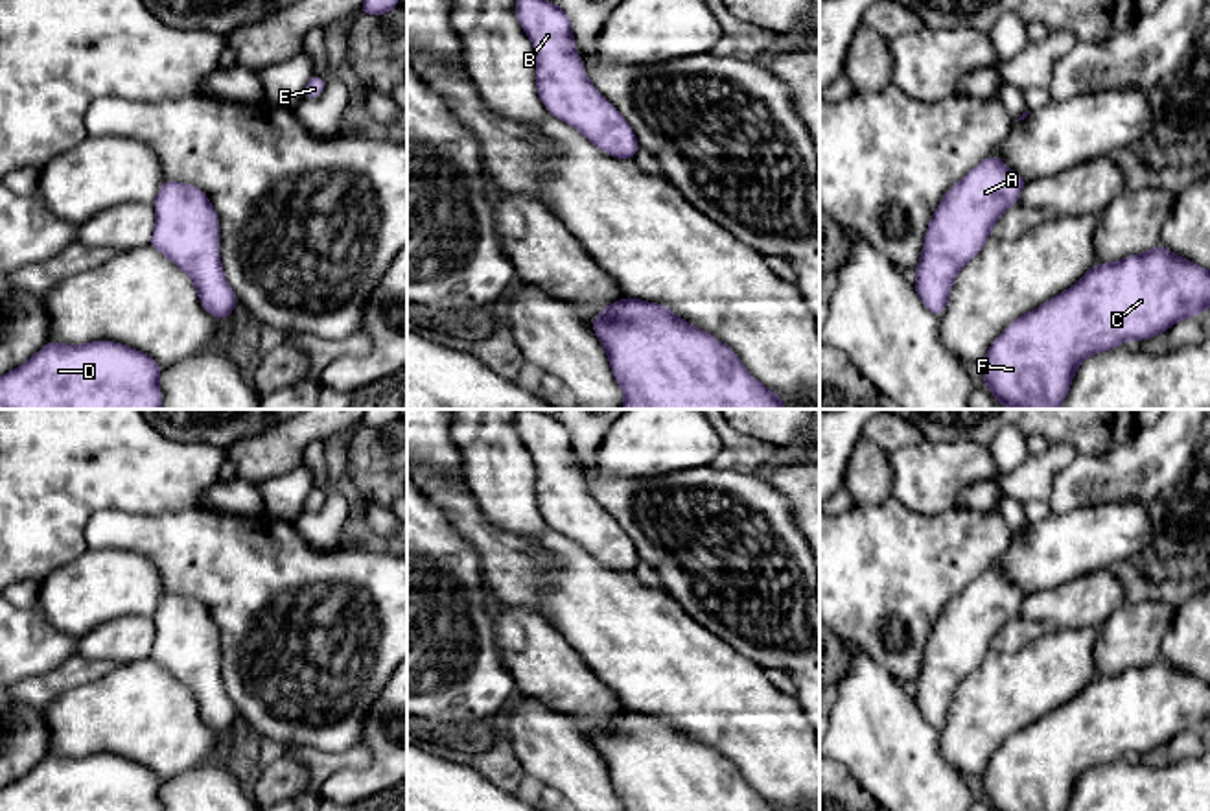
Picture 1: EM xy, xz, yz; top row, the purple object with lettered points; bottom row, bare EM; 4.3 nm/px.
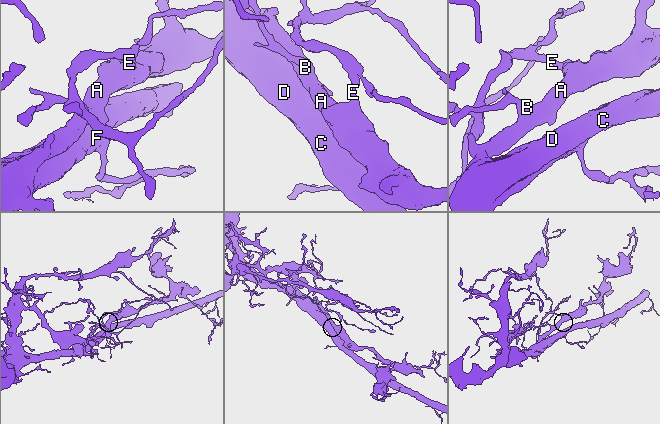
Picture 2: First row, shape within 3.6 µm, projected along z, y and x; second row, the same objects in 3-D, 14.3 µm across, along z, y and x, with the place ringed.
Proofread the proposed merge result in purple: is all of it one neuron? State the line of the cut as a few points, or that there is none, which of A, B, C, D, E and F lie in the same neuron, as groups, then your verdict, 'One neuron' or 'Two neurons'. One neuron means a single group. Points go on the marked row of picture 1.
No split. Groups: A B C D E F. One neuron

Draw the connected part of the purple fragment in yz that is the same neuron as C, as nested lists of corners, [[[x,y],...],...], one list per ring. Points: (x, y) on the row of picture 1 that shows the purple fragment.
[[[1157,245],[1144,254],[1131,254],[1114,264],[1096,264],[1083,278],[1041,308],[1013,321],[991,345],[982,363],[985,385],[1009,409],[1059,409],[1079,363],[1098,352],[1112,350],[1127,339],[1146,341],[1186,317],[1199,317],[1210,308],[1210,271]]]

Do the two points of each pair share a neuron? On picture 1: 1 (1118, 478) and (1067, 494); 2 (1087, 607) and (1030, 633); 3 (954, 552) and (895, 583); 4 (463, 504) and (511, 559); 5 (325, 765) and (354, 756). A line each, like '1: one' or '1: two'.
1: one
2: two
3: one
4: one
5: one

